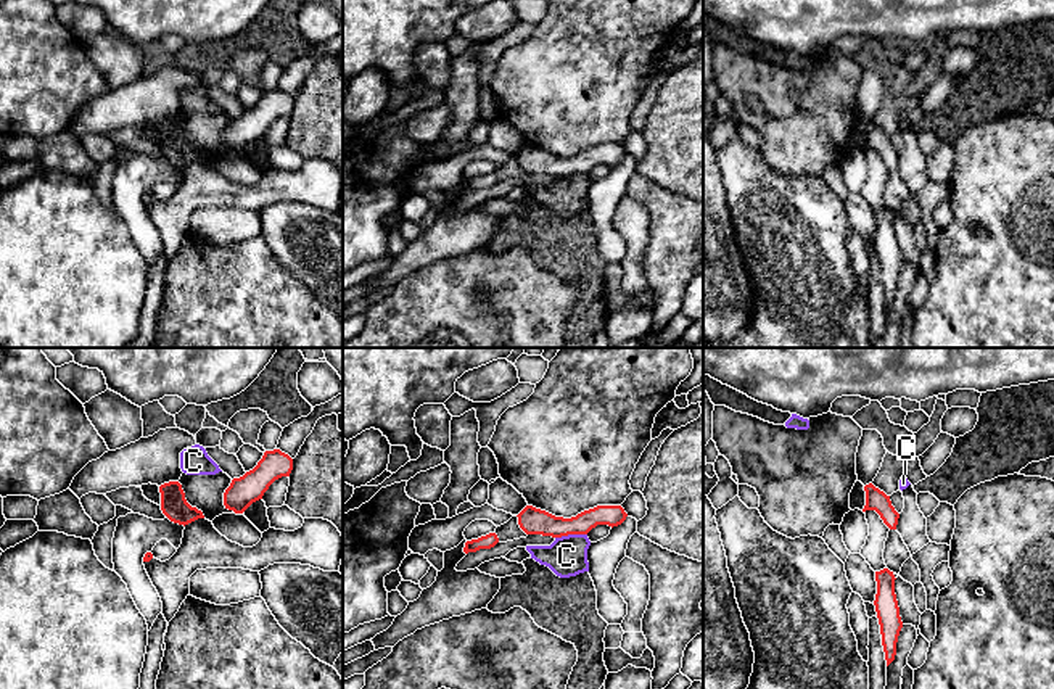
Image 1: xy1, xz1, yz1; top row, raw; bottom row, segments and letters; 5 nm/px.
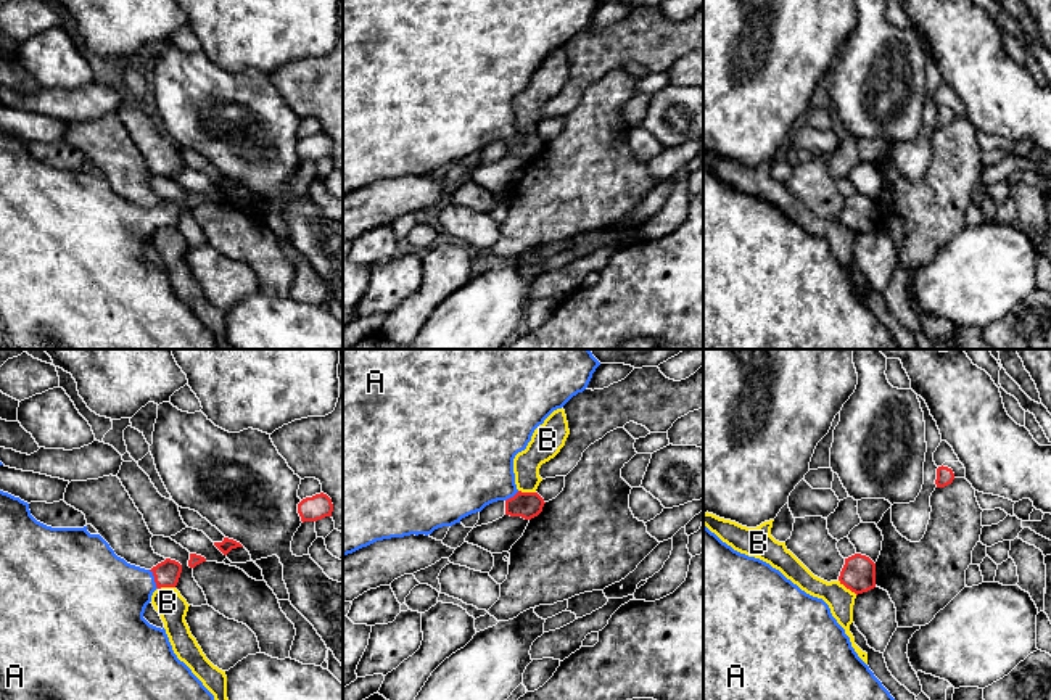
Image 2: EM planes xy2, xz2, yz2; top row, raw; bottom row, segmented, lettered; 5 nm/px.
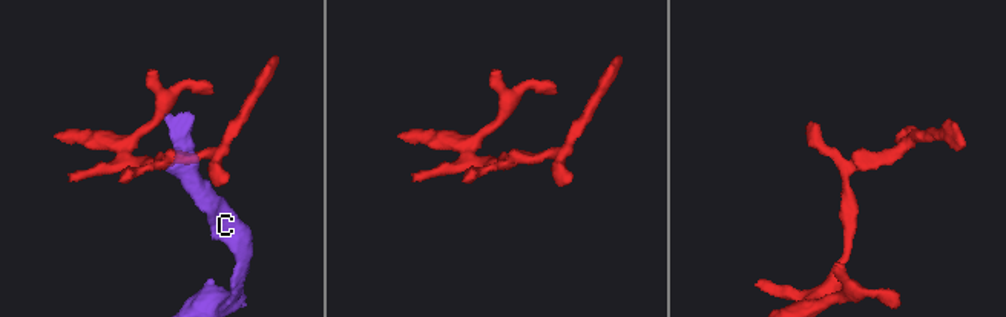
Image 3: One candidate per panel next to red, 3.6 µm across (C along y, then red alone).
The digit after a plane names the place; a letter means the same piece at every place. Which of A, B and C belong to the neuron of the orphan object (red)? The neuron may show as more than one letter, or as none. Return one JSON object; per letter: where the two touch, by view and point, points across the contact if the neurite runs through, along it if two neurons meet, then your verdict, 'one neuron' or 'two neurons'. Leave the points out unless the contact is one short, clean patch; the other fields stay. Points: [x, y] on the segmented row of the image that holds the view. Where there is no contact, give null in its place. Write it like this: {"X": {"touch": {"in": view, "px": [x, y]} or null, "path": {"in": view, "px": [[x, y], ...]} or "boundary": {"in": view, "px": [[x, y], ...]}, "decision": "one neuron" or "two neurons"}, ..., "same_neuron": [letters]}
{"A": {"touch": {"in": "xy2", "px": [155, 580]}, "path": {"in": "xy2", "px": [[166, 573], [155, 580], [108, 596]]}, "decision": "one neuron"}, "B": {"touch": {"in": "yz2", "px": [849, 588]}, "boundary": {"in": "yz2", "px": [[839, 580], [857, 594]]}, "decision": "two neurons"}, "C": {"touch": {"in": "xz1", "px": [570, 533]}, "boundary": {"in": "xz1", "px": [[586, 533], [568, 533], [555, 538]]}, "decision": "two neurons"}, "same_neuron": ["A"]}

